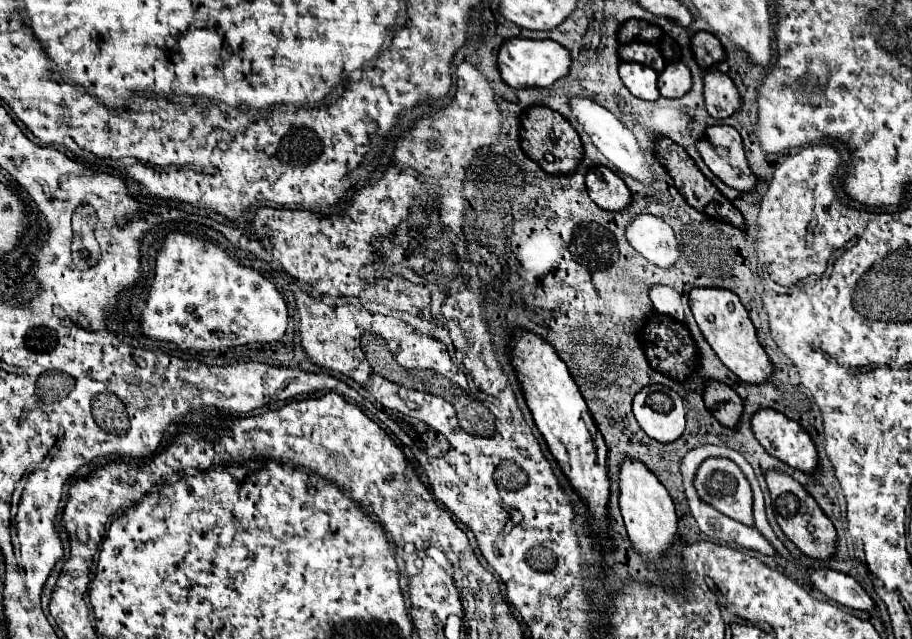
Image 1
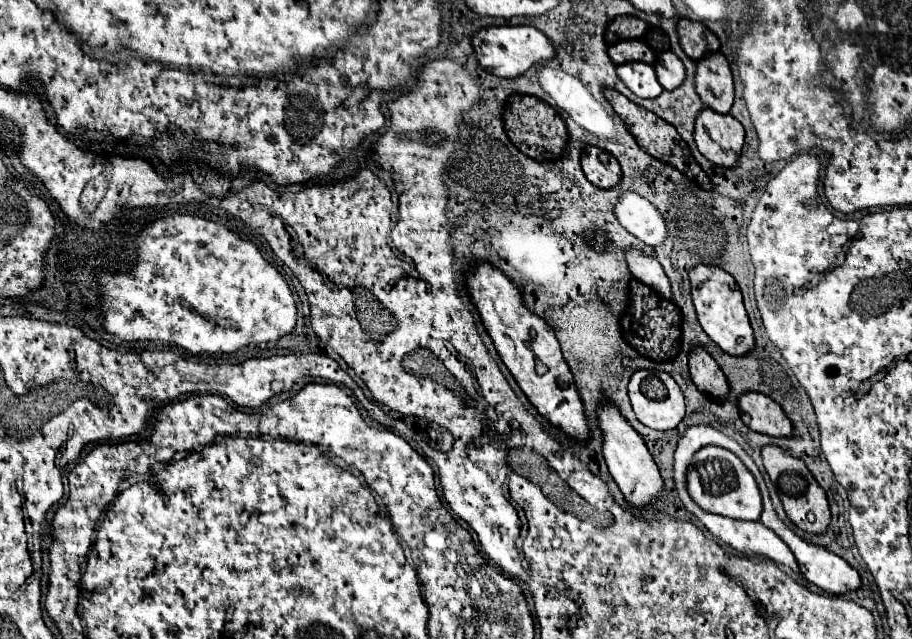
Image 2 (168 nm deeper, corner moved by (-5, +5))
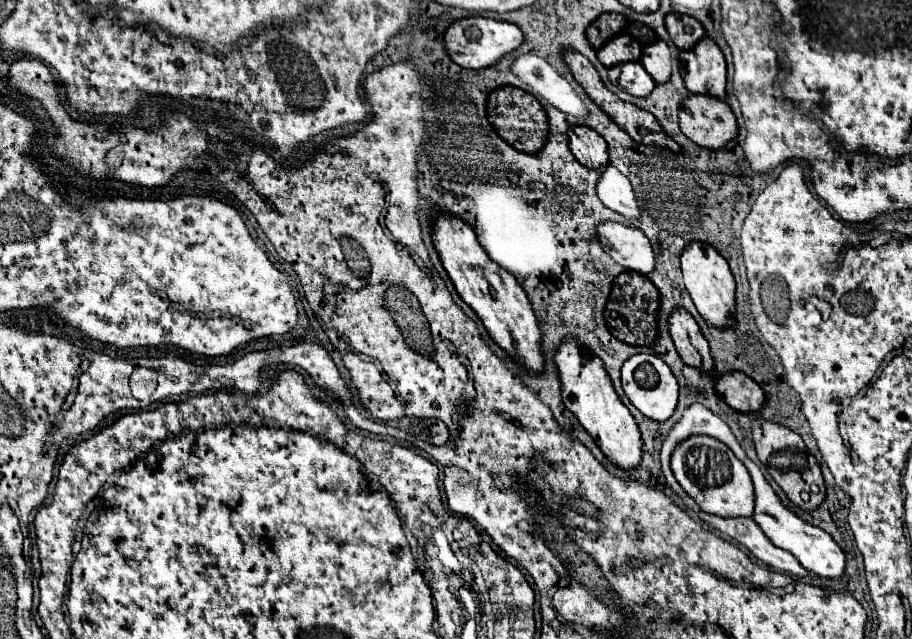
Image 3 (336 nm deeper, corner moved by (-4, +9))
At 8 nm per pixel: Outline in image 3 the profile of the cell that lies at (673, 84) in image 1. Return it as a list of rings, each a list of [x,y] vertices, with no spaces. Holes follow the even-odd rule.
[[[664,40],[650,44],[642,50],[642,66],[646,72],[656,80],[656,84],[666,84],[672,76],[672,64],[670,64],[670,48]]]

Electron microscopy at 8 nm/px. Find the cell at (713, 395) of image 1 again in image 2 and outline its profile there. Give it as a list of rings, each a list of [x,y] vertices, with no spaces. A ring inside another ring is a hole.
[[[693,348],[689,352],[689,372],[695,382],[695,386],[709,394],[715,400],[725,400],[729,392],[729,384],[725,380],[725,374],[721,372],[719,364],[709,356],[703,348]]]

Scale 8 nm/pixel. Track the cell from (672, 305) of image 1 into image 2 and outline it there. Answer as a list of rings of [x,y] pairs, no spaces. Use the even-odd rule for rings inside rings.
[[[629,246],[629,248],[623,248],[623,254],[625,254],[625,260],[627,260],[627,266],[629,266],[629,272],[641,280],[643,284],[647,284],[649,288],[653,288],[657,294],[665,296],[665,298],[671,298],[671,284],[669,284],[669,278],[665,276],[661,264],[651,258],[651,256],[645,256],[641,250]]]

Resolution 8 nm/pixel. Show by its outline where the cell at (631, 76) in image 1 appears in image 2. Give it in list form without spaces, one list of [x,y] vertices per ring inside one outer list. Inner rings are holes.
[[[641,62],[621,64],[617,66],[617,76],[639,98],[657,98],[663,92],[661,84],[657,82],[653,66],[649,64],[641,64]]]

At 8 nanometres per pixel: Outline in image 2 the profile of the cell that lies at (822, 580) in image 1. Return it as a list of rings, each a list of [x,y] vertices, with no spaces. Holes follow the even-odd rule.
[[[741,448],[741,452],[739,452],[737,456],[741,456],[741,462],[745,462],[747,468],[751,468],[751,474],[757,478],[757,484],[759,484],[759,490],[761,490],[761,496],[763,496],[763,514],[761,514],[759,520],[761,520],[767,528],[771,528],[771,530],[791,548],[791,552],[795,554],[795,558],[797,558],[797,562],[799,562],[801,574],[803,574],[811,584],[815,584],[815,586],[819,586],[821,590],[831,592],[831,594],[845,594],[845,592],[849,592],[849,590],[857,590],[857,588],[861,586],[861,578],[859,578],[857,570],[855,570],[853,566],[849,566],[841,556],[833,554],[831,550],[827,550],[827,548],[823,548],[823,546],[815,546],[815,544],[811,544],[811,542],[799,538],[791,528],[787,528],[787,526],[777,518],[777,514],[775,514],[775,510],[773,510],[773,504],[771,504],[769,494],[767,494],[767,486],[765,486],[765,482],[763,482],[763,476],[761,476],[759,468],[755,466],[755,462],[749,458],[749,454],[747,454],[743,448]]]

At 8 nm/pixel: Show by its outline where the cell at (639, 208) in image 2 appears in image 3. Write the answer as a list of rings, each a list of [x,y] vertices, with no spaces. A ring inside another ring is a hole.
[[[608,166],[602,170],[602,176],[598,180],[596,190],[598,190],[600,200],[610,210],[622,214],[628,220],[640,218],[640,204],[638,204],[638,198],[634,196],[632,184],[614,166]]]

